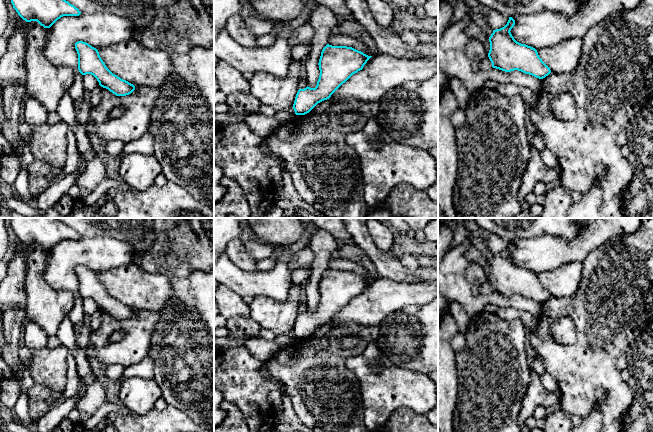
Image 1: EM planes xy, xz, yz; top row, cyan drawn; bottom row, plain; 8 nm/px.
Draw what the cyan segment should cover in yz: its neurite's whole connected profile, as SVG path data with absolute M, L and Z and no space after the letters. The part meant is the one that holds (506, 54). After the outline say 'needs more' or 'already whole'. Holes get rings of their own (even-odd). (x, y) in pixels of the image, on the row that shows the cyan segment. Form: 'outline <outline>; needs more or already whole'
outline M509 17L507 24L493 30L489 37L488 57L492 67L511 72L521 71L536 78L543 79L551 73L550 68L539 57L535 48L517 42L511 34L515 20Z; already whole

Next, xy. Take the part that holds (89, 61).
outline M86 42L75 43L78 54L78 70L82 75L93 75L99 85L116 96L126 96L135 90L135 86L113 74L101 59L96 48Z; already whole

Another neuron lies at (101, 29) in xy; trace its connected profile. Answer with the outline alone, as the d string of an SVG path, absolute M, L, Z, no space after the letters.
M96 12L93 14L81 13L79 16L63 16L50 28L46 44L43 48L43 56L56 66L68 66L74 71L74 81L68 91L75 105L77 114L77 103L83 99L83 75L78 70L78 54L75 43L83 41L92 47L99 49L117 44L126 40L137 39L138 33L132 21L119 17L109 12Z

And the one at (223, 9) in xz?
M214 0L214 38L225 29L227 20L239 14L243 7L242 0Z

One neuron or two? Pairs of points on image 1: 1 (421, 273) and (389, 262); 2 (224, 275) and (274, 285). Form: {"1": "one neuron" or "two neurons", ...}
{"1": "one neuron", "2": "one neuron"}

